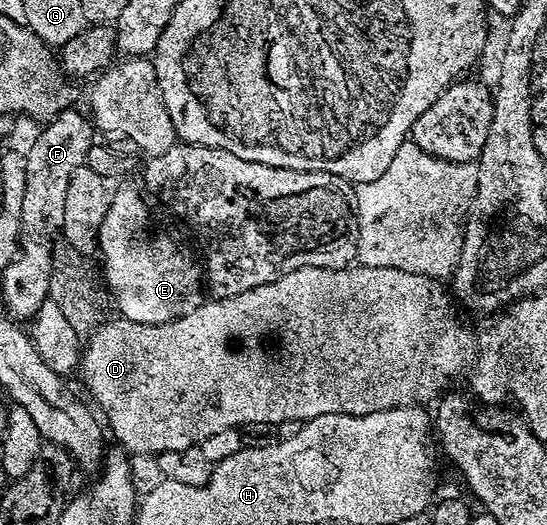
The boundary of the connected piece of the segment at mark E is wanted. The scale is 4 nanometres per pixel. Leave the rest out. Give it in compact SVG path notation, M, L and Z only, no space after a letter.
M125 184L112 190L97 240L105 284L111 290L112 304L124 320L152 325L171 322L202 305L203 273L193 266L187 254L177 250L171 238L160 237L145 226L149 213L141 198L142 190Z

